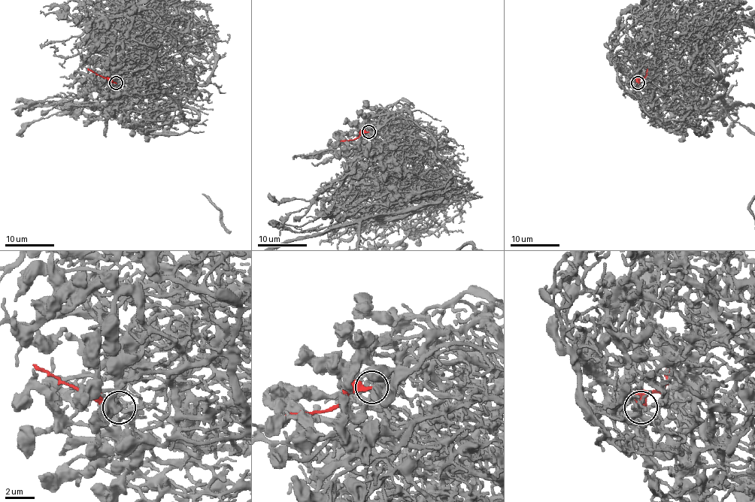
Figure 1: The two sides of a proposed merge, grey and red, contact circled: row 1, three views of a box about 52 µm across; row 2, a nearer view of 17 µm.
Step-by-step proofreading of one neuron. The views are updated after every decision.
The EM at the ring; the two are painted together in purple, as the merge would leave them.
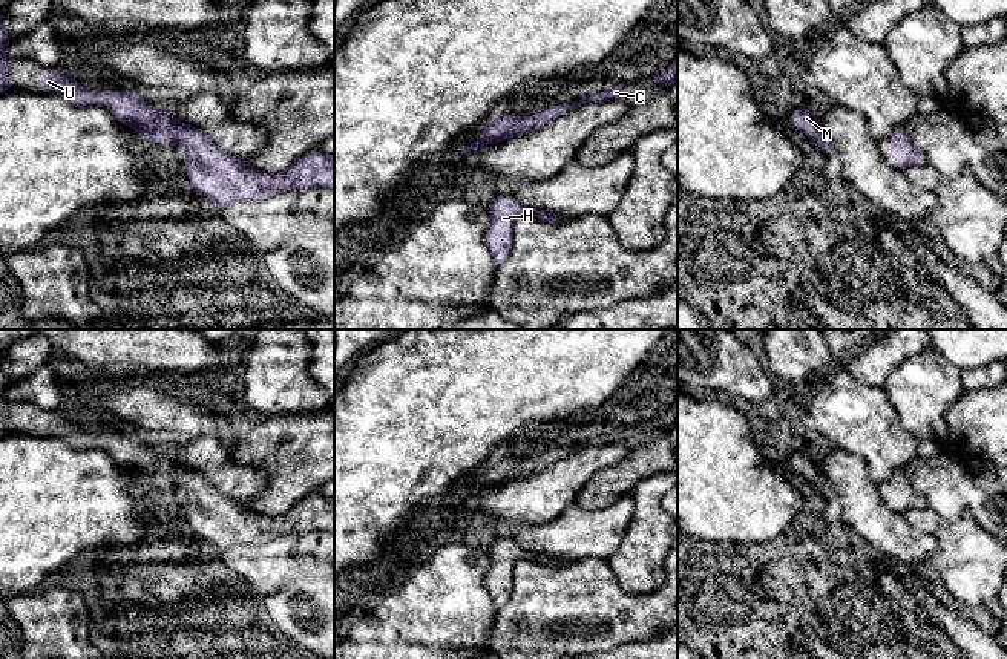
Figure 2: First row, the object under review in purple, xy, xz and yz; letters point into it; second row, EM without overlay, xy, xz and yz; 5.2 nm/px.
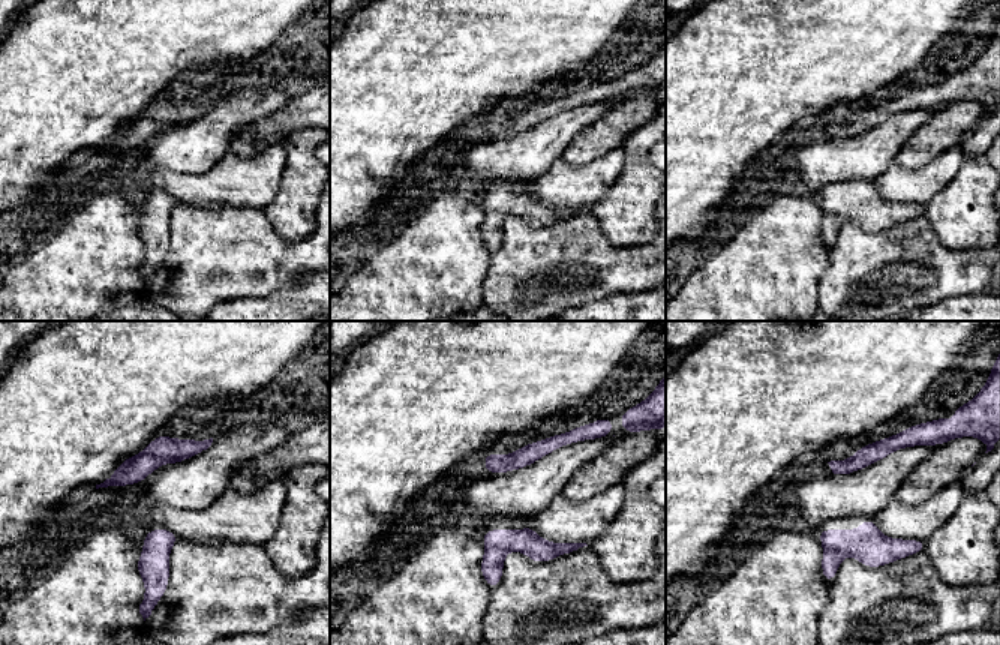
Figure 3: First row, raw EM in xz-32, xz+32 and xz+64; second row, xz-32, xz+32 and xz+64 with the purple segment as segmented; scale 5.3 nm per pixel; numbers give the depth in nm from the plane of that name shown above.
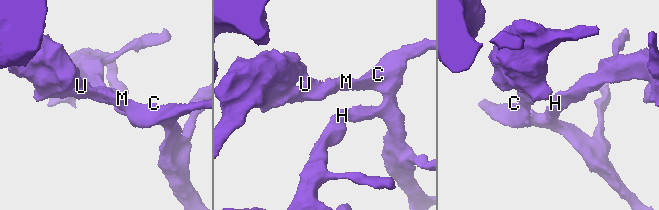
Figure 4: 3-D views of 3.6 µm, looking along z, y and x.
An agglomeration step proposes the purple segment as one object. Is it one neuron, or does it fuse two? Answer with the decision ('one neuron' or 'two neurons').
one neuron

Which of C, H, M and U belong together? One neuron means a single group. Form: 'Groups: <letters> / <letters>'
Groups: C H M U

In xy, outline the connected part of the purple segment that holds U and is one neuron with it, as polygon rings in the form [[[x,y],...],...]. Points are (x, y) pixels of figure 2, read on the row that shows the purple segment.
[[[57,67],[41,69],[40,90],[60,93],[77,106],[100,104],[118,123],[135,129],[150,143],[182,146],[187,179],[195,193],[219,208],[268,199],[282,192],[334,189],[334,156],[317,149],[302,153],[285,170],[268,173],[253,169],[248,158],[225,153],[204,132],[184,124],[173,112],[152,107],[138,90],[109,89],[95,97],[92,87],[81,86]]]

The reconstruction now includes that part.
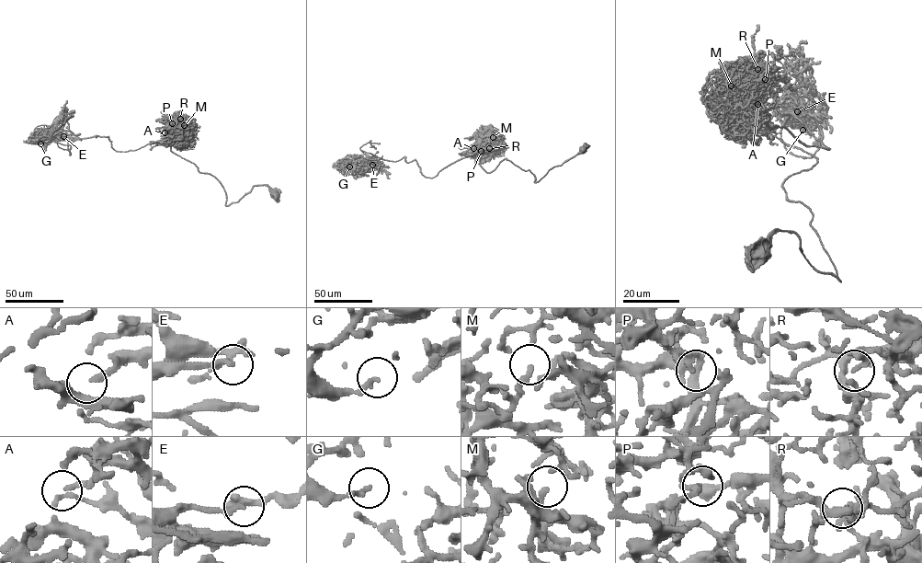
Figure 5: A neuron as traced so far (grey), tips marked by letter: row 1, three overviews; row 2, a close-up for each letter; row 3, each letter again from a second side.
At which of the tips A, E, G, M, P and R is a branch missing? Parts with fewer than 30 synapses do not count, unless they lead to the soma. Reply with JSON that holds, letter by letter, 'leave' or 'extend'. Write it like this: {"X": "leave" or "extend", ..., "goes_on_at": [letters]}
{"A": "leave", "E": "extend", "G": "leave", "M": "leave", "P": "leave", "R": "leave", "goes_on_at": ["E"]}

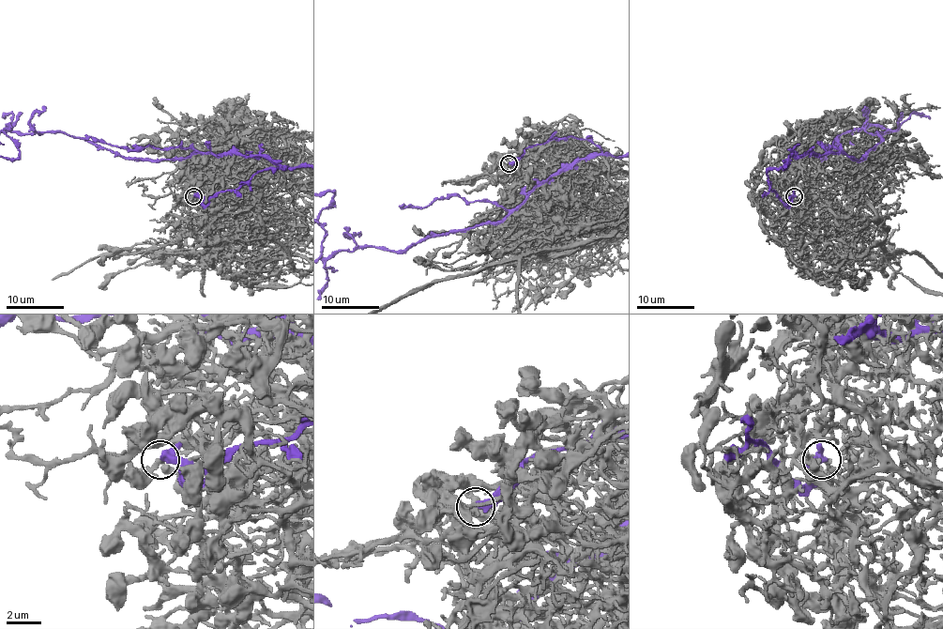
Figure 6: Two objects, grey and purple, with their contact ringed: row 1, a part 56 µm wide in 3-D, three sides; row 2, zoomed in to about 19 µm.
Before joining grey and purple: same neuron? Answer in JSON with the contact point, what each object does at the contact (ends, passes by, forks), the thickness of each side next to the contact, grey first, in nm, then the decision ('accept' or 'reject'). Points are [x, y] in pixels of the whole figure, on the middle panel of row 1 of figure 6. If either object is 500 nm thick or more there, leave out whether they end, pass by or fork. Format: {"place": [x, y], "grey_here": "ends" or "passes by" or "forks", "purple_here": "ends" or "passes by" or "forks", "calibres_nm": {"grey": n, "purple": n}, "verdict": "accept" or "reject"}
{"place": [509, 163], "grey_here": "ends", "purple_here": "passes by", "calibres_nm": {"grey": 260, "purple": 340}, "verdict": "reject"}

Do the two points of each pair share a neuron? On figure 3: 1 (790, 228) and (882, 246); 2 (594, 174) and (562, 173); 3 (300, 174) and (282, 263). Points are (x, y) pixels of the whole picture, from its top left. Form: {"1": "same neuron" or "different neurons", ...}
{"1": "different neurons", "2": "same neuron", "3": "different neurons"}

